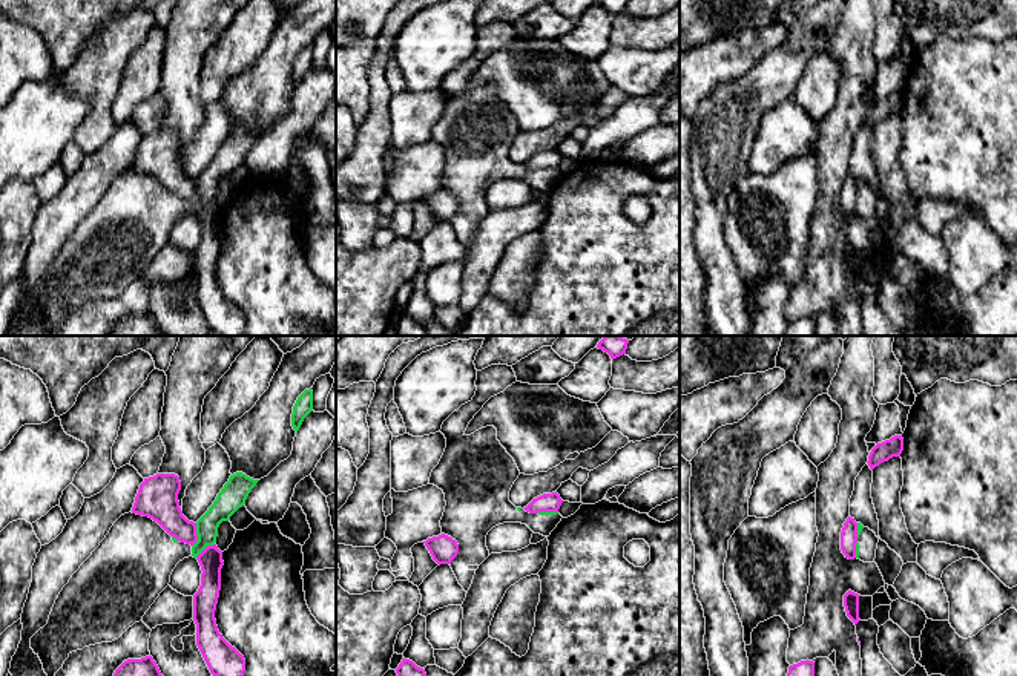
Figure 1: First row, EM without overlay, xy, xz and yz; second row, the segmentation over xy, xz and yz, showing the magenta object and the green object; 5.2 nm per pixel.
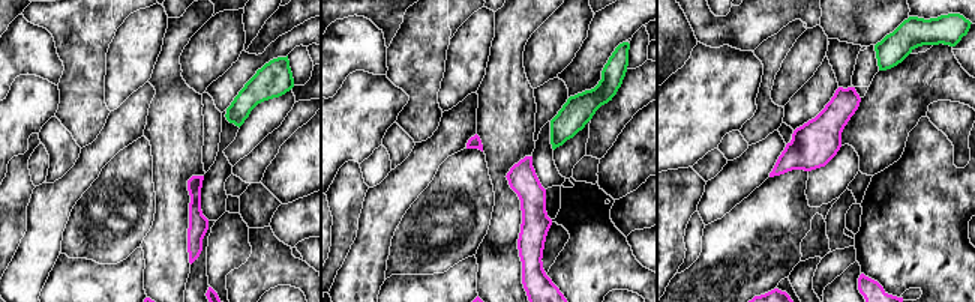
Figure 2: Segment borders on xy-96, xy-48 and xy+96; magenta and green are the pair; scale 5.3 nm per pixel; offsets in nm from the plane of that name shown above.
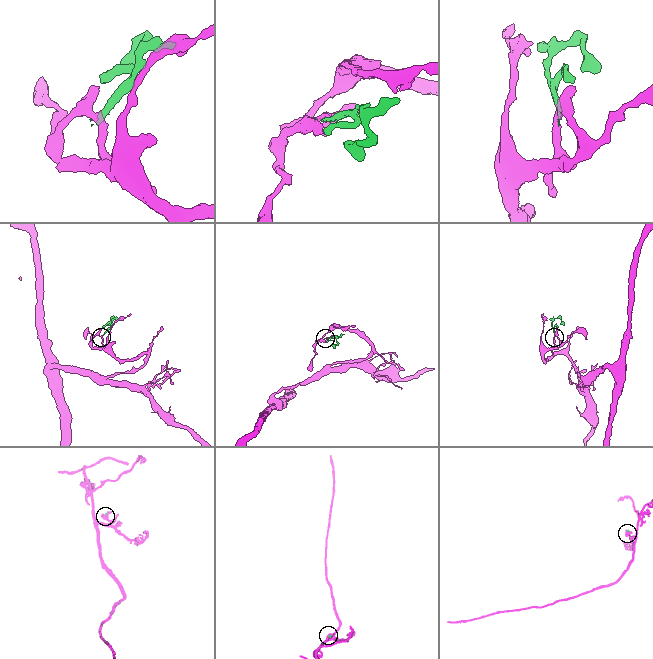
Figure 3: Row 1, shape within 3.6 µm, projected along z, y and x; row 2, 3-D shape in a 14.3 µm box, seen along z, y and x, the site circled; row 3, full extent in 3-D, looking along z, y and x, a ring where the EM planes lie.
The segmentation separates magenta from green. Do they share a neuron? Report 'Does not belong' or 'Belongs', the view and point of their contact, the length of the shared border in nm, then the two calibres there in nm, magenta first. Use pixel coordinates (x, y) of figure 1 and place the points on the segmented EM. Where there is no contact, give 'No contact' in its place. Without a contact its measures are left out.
Does not belong. Touches magenta at xy (197, 535). Shared border 130 nm. Thickness 180 nm (magenta) against 140 nm

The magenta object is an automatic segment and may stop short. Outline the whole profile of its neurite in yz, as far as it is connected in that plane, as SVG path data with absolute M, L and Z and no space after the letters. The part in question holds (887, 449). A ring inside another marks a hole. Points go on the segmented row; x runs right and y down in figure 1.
M894 435L890 440L877 443L871 449L867 463L870 469L873 471L880 463L888 461L893 457L900 457L902 451L903 451L903 438L902 435Z

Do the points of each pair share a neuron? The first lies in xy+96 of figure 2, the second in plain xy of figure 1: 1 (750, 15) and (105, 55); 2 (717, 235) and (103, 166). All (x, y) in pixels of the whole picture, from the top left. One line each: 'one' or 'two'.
1: two
2: two

